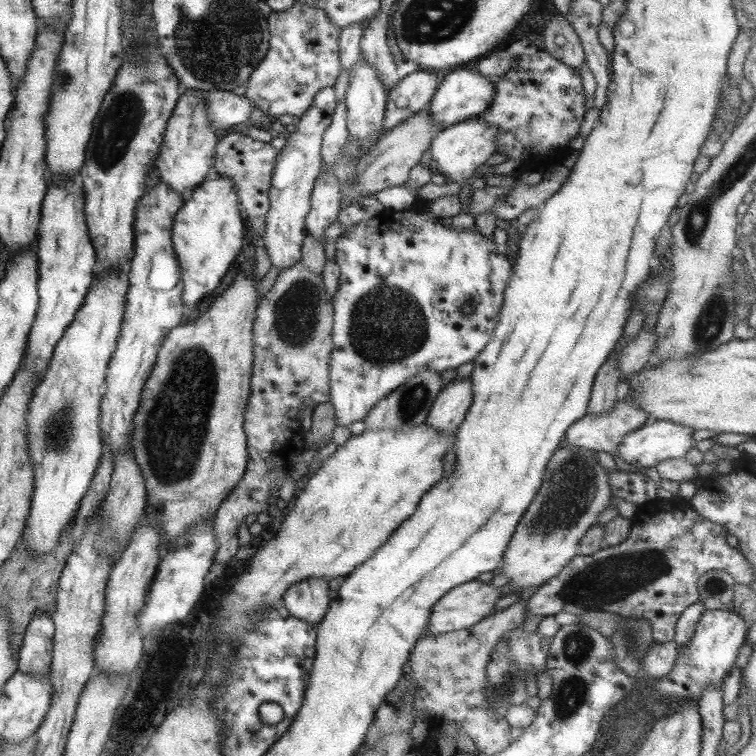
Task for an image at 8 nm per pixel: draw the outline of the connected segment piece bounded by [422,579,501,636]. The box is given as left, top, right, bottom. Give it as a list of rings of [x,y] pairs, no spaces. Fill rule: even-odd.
[[[477,579],[463,582],[451,590],[447,590],[439,600],[433,604],[431,608],[431,616],[429,616],[429,624],[425,626],[422,634],[438,635],[448,633],[449,631],[461,630],[473,626],[482,618],[491,615],[491,609],[495,606],[495,602],[499,600],[501,591],[497,587],[493,587],[489,582],[479,581]]]

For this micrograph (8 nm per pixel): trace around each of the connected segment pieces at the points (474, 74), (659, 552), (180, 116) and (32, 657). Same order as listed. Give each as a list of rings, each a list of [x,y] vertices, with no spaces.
[[[457,68],[449,71],[435,89],[435,93],[429,101],[427,109],[429,110],[429,116],[431,116],[431,122],[433,122],[433,126],[443,129],[447,126],[453,126],[461,120],[478,117],[493,101],[493,95],[495,95],[495,84],[475,68]]]
[[[657,499],[653,501],[648,501],[643,505],[639,506],[634,516],[631,518],[631,527],[628,538],[617,544],[615,546],[608,546],[607,548],[601,548],[593,554],[588,555],[575,555],[565,566],[558,572],[557,576],[553,576],[553,578],[549,578],[548,581],[545,581],[541,586],[538,586],[534,590],[530,591],[525,595],[525,620],[529,616],[554,616],[557,612],[568,612],[569,614],[574,614],[575,616],[579,616],[579,614],[583,614],[583,612],[607,612],[607,613],[615,613],[619,616],[623,616],[624,618],[630,618],[631,616],[635,616],[635,619],[643,618],[643,620],[647,620],[649,622],[649,626],[651,626],[651,634],[653,636],[654,642],[669,642],[673,639],[674,636],[674,628],[679,615],[687,606],[691,606],[693,602],[698,600],[698,590],[696,587],[696,582],[698,578],[708,570],[724,570],[727,574],[731,575],[734,582],[737,584],[747,585],[755,579],[755,570],[753,570],[753,566],[747,562],[739,551],[736,548],[730,547],[726,544],[725,537],[727,533],[720,525],[714,524],[715,522],[709,522],[709,520],[705,520],[705,518],[701,518],[691,506],[689,506],[687,500],[671,500],[670,502],[663,501],[662,499]]]
[[[185,89],[175,102],[175,108],[167,120],[163,140],[155,157],[158,177],[177,195],[186,197],[196,186],[205,181],[205,174],[214,164],[217,138],[207,120],[207,104],[203,90]]]
[[[43,614],[29,620],[17,658],[17,671],[23,674],[45,674],[50,670],[54,624]]]

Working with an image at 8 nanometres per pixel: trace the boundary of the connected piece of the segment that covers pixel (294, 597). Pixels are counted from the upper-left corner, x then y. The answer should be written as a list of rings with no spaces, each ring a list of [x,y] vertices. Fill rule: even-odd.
[[[309,578],[291,584],[281,596],[283,608],[289,616],[316,627],[331,602],[327,596],[327,583],[323,578]]]

